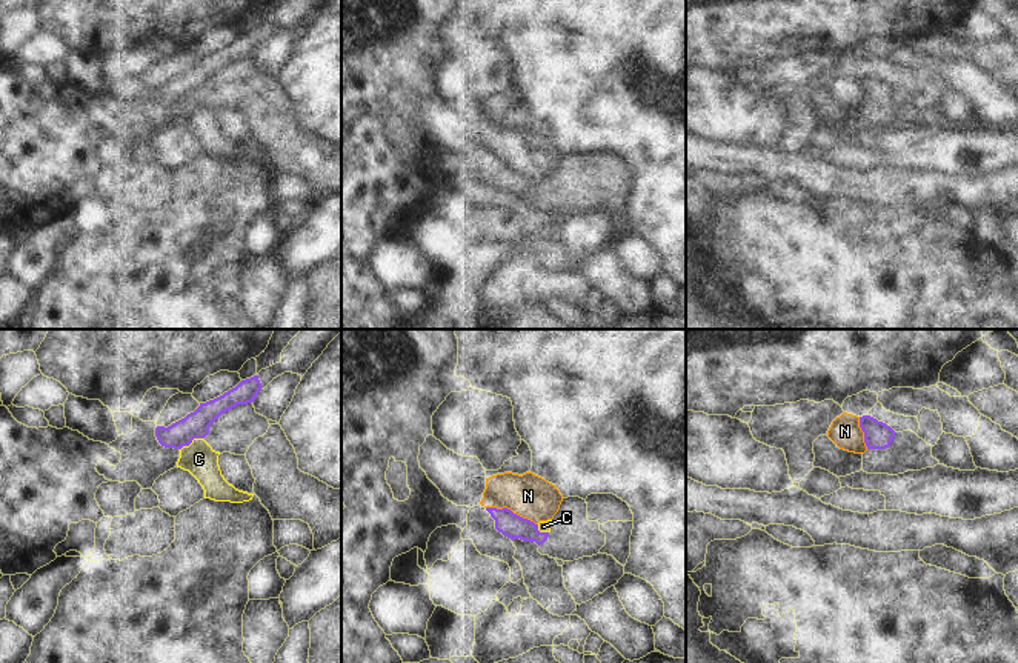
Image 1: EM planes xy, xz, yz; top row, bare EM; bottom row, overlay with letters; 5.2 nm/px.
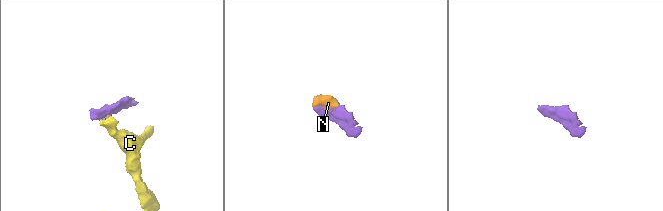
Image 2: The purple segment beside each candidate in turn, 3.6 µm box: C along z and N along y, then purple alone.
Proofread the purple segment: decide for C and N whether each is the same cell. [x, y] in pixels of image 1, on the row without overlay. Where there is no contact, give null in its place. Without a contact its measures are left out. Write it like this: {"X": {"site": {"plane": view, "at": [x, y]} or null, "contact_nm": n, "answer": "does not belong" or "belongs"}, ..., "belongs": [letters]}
{"C": {"site": {"plane": "xy", "at": [191, 97]}, "contact_nm": 140, "answer": "does not belong"}, "N": {"site": {"plane": "xz", "at": [511, 166]}, "contact_nm": 280, "answer": "does not belong"}, "belongs": []}

